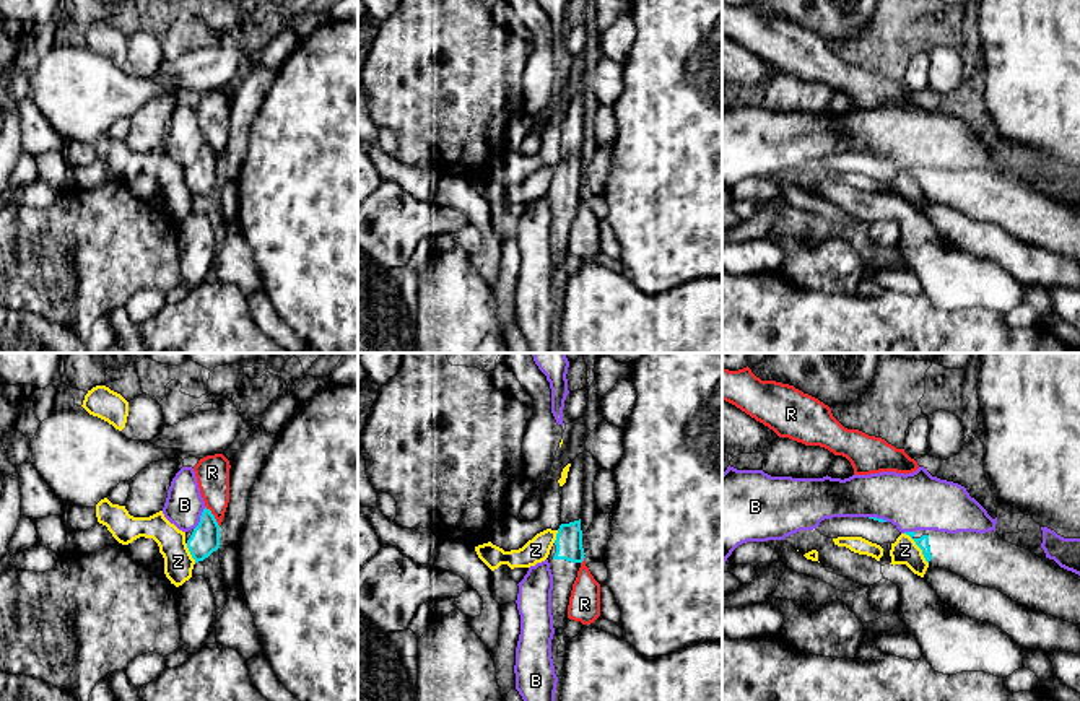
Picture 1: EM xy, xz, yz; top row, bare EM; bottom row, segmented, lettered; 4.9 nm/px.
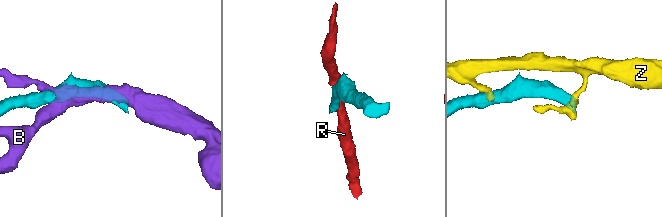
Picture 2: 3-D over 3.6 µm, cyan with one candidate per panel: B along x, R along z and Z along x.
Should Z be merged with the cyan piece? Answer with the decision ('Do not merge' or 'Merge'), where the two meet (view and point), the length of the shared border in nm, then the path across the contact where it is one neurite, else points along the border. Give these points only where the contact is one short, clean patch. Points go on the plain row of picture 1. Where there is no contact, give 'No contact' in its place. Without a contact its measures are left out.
Do not merge. Touches cyan at yz (919, 182). Shared border 200 nm. Boundary: yz (905, 168), (921, 186), (927, 199)

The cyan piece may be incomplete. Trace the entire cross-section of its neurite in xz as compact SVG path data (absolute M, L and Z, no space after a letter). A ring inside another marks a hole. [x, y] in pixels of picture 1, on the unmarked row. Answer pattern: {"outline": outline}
{"outline": "M581 155L561 159L547 194L553 210L551 250L555 267L563 265L568 257L573 220L584 194Z"}

